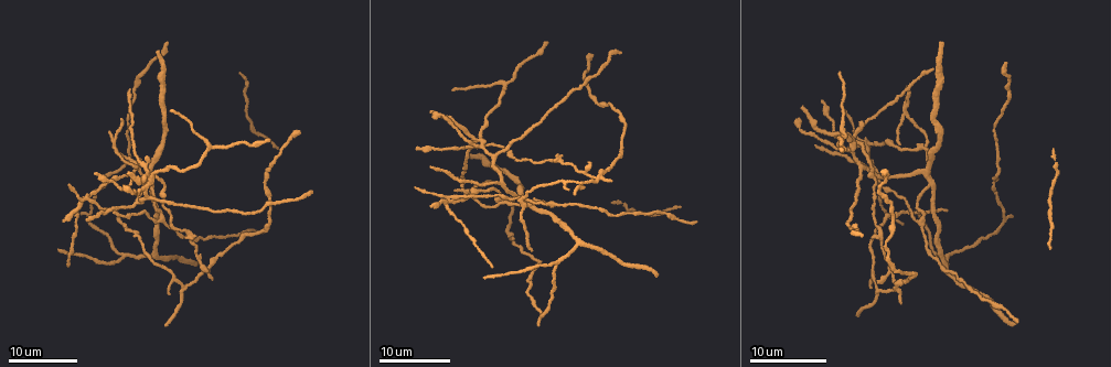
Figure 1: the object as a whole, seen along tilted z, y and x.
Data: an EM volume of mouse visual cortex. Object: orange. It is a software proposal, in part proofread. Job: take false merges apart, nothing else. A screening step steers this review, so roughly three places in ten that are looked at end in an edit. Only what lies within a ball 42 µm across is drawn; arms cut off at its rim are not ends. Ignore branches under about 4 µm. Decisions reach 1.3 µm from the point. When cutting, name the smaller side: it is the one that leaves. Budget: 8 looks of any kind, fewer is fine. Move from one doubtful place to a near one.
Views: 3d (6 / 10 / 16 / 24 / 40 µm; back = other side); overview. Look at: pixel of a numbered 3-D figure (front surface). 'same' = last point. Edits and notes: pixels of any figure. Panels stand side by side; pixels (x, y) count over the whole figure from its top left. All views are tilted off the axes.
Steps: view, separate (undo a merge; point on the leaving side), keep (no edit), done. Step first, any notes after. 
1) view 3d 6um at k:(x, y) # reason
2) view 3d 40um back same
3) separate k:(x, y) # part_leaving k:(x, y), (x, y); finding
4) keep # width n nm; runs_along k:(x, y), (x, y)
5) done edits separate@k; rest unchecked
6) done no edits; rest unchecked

view 3d 16um at 1:(213, 145) # arms part here

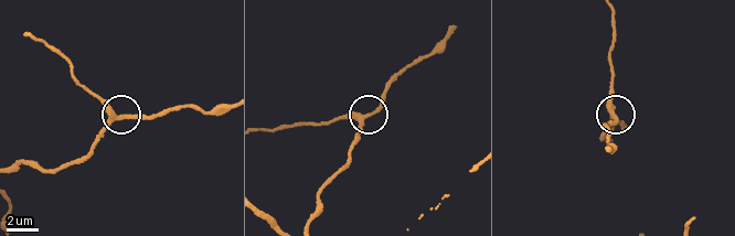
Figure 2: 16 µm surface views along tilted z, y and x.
view 3d 6um at 2:(121, 116)

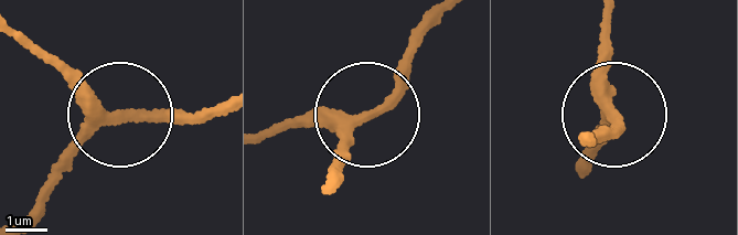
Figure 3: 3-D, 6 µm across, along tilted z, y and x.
view 3d 6um back at 3:(365, 114)

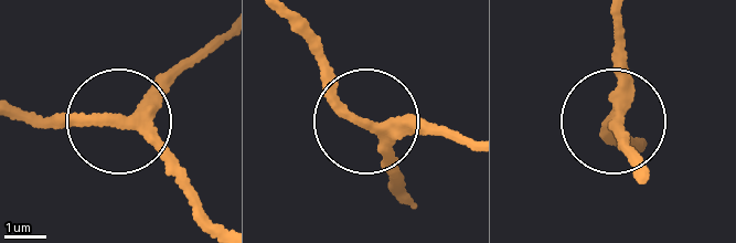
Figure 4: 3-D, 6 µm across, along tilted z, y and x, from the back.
keep # runs_along 4:(636, 161), (608, 127), (628, 64), (622, 24); one cell here

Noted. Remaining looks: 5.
view 3d 24um at 1:(151, 176)

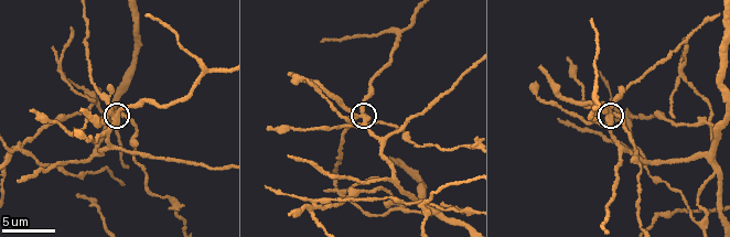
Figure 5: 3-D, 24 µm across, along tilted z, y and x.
view 3d 6um at 5:(117, 114)

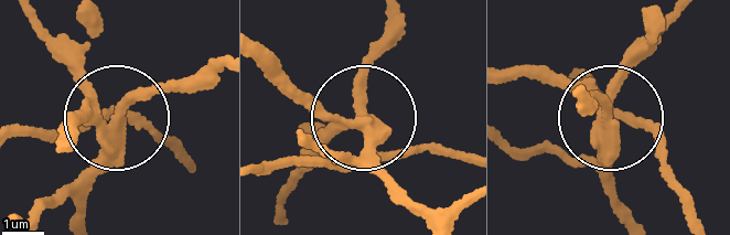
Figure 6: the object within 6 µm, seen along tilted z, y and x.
separate 6:(302, 102) # part_leaving 6:(356, 121), (297, 182), (287, 213); a second cell is stuck on

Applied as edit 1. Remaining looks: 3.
view overview

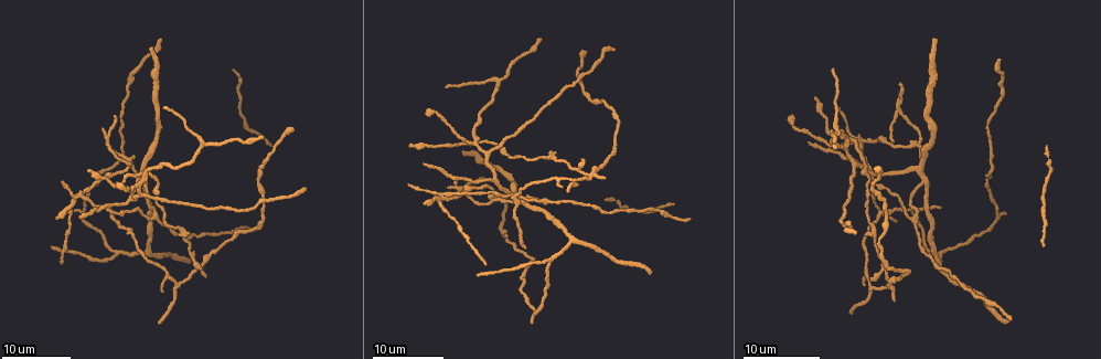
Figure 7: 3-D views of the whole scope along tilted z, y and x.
view 3d 16um at 7:(920, 182)

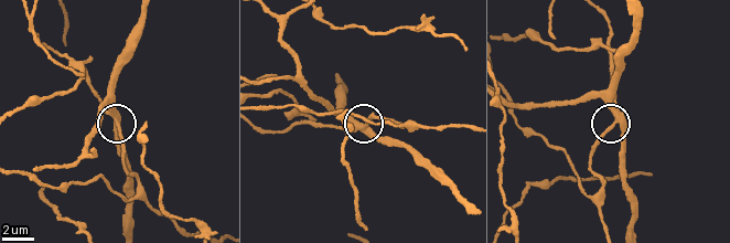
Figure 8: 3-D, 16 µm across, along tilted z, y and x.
view 3d 6um at 8:(115, 123)

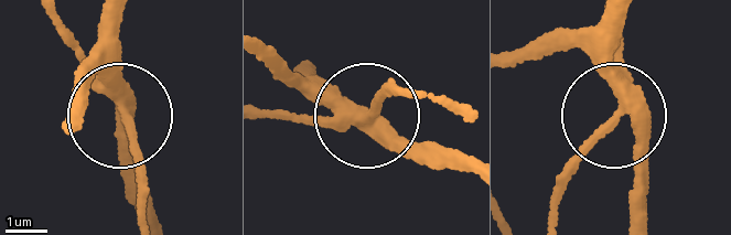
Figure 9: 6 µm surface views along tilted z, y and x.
separate 9:(137, 147) # width 340 nm; part_leaving 9:(108, 89), (132, 145), (142, 217); two cells meet here

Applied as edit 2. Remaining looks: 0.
done edits separate@6, separate@9; rest unchecked

